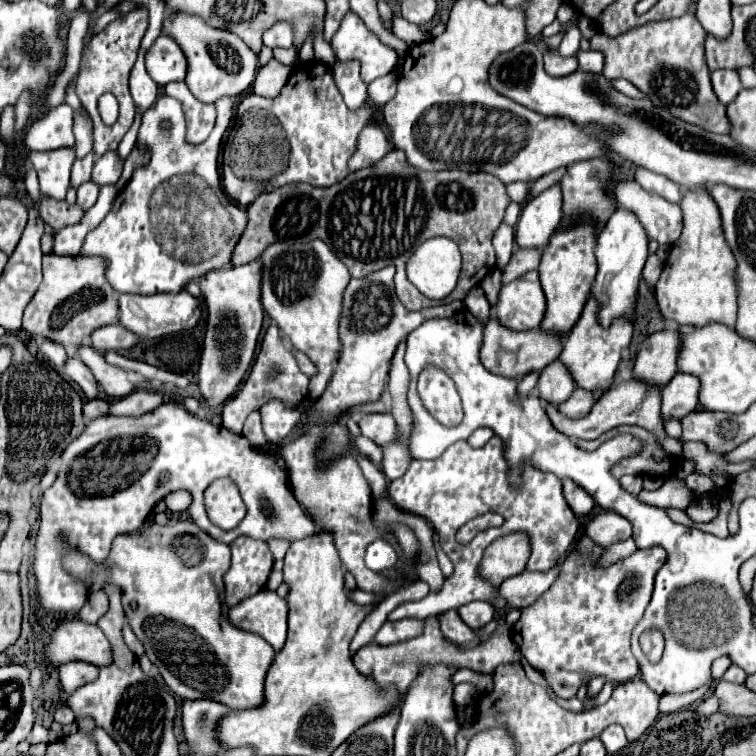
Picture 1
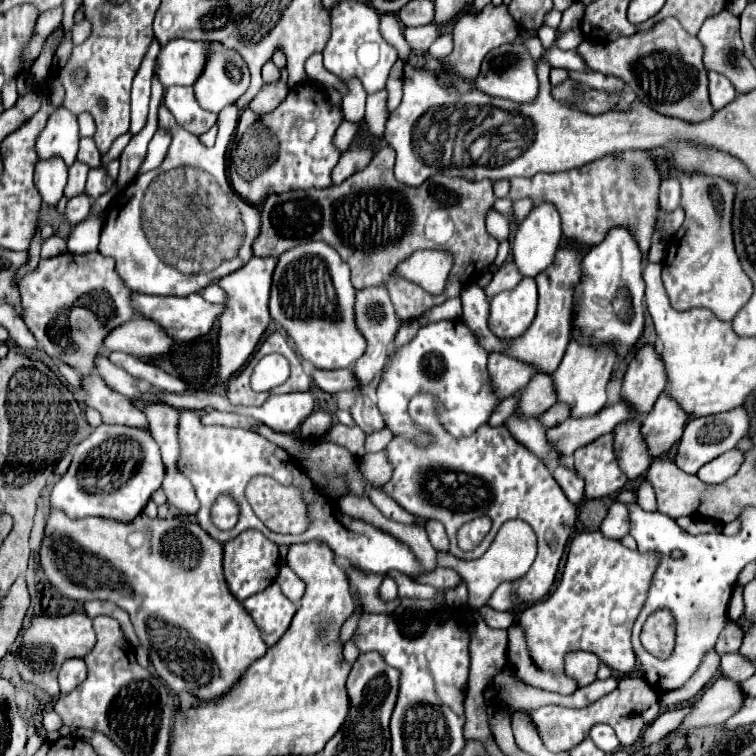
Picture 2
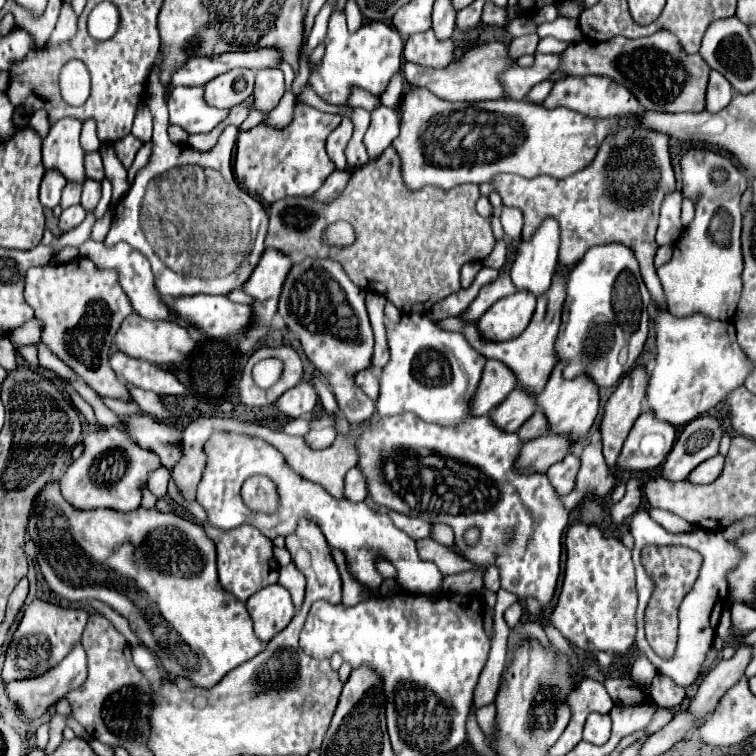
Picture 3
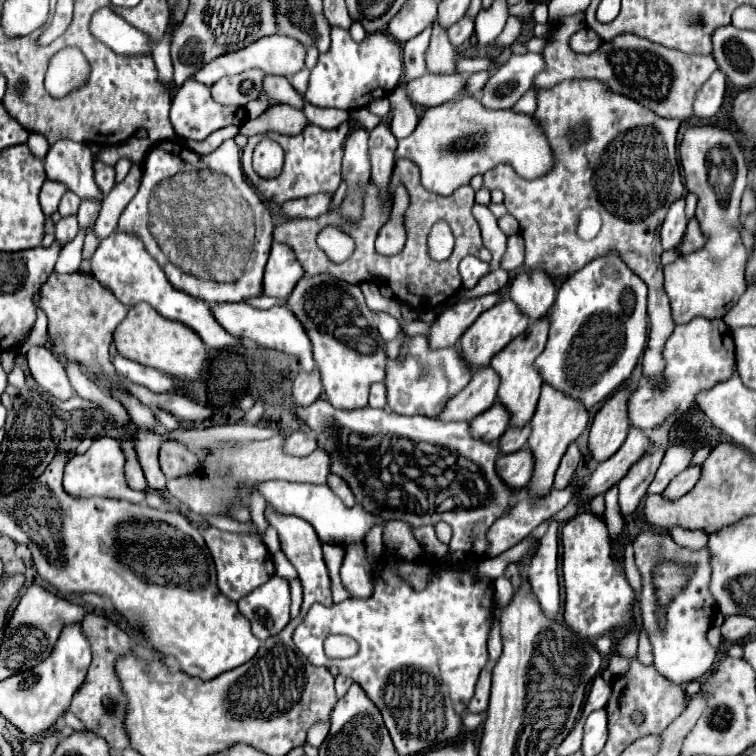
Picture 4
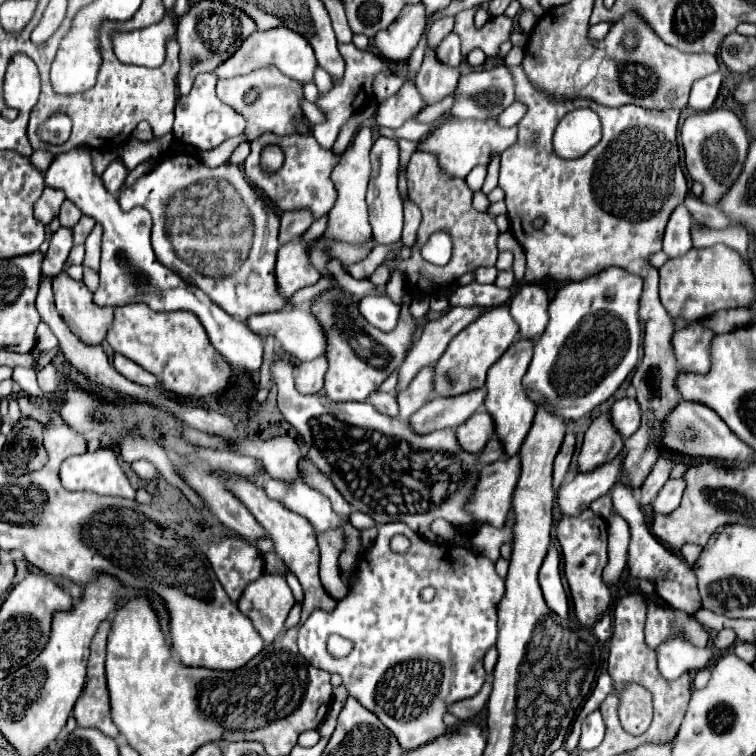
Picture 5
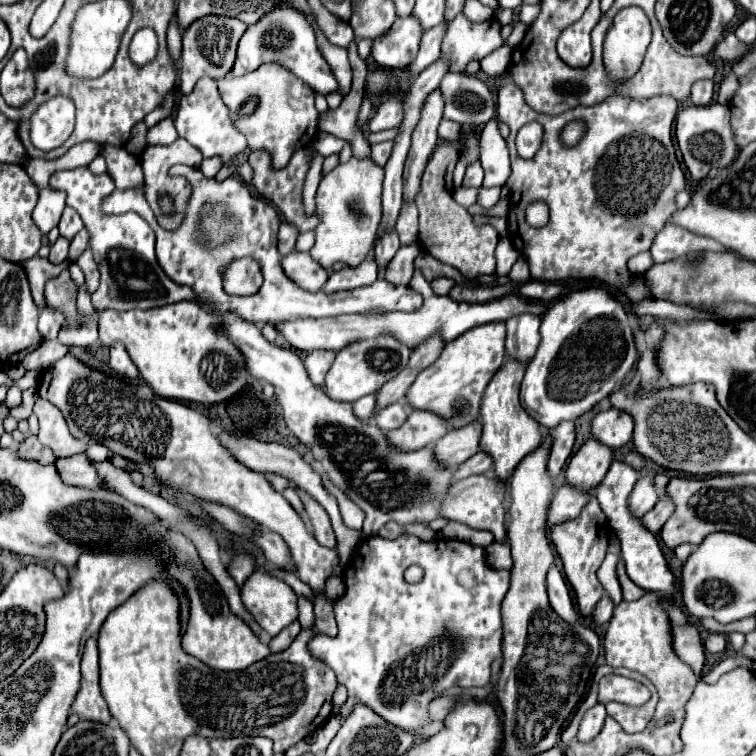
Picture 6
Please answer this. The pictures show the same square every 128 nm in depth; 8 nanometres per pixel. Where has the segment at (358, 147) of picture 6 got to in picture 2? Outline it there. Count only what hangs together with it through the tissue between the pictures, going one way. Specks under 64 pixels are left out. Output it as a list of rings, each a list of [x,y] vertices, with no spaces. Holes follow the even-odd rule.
[[[266,62],[264,68],[262,68],[262,78],[264,78],[264,84],[274,84],[280,80],[280,70],[274,66],[274,62]]]

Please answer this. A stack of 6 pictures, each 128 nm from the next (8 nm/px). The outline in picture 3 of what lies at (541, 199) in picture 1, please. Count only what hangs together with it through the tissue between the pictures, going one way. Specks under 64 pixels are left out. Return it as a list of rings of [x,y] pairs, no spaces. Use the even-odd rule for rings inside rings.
[[[546,218],[530,240],[522,240],[510,272],[516,290],[526,290],[538,298],[550,288],[558,264],[558,244],[560,230],[554,218]]]

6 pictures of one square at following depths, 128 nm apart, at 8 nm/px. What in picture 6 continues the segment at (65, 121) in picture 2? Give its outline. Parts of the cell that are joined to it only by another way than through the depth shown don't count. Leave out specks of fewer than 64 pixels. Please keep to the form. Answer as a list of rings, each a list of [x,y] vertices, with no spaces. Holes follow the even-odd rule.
[[[90,168],[58,170],[50,178],[50,186],[68,194],[66,204],[80,214],[84,228],[88,230],[88,244],[96,264],[100,266],[100,286],[92,294],[92,304],[96,310],[146,310],[180,300],[198,300],[188,286],[180,286],[164,274],[154,256],[154,232],[140,214],[126,212],[120,216],[106,216],[100,210],[104,196],[114,190],[112,178],[108,174],[92,174]],[[232,312],[224,314],[224,328],[244,354],[248,372],[278,388],[278,402],[284,410],[286,426],[312,450],[314,458],[322,462],[330,480],[364,510],[364,536],[376,536],[376,532],[392,520],[412,524],[438,518],[438,504],[450,486],[452,470],[438,468],[436,460],[432,460],[430,446],[418,452],[394,450],[376,424],[362,424],[352,414],[350,404],[334,402],[322,388],[316,388],[312,380],[308,380],[304,362],[296,352],[268,342],[256,324]]]

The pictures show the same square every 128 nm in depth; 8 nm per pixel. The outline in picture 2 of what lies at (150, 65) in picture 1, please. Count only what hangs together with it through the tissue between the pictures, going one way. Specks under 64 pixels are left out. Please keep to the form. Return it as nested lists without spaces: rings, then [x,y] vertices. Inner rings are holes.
[[[170,40],[158,54],[156,70],[158,78],[164,88],[168,86],[192,86],[194,80],[200,78],[200,72],[204,70],[204,64],[208,62],[208,46],[204,42],[192,42],[192,40]]]

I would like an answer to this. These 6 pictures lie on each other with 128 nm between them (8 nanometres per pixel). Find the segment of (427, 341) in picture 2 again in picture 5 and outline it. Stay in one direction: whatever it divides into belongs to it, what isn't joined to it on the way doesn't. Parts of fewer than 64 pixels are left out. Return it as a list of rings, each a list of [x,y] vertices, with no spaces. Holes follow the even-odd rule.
[[[366,296],[358,308],[372,326],[384,332],[390,332],[396,326],[396,314],[400,312],[400,308],[388,296]],[[432,366],[420,370],[416,380],[410,382],[410,386],[398,394],[400,404],[400,420],[408,420],[420,406],[428,402],[432,396]]]

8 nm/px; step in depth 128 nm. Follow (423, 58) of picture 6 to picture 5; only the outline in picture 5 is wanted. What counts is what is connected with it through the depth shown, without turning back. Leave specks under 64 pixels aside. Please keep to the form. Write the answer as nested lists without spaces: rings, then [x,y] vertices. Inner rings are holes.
[[[444,16],[444,18],[438,18],[436,22],[430,24],[428,28],[428,42],[426,42],[426,48],[436,48],[444,36],[448,36],[454,28],[454,18],[452,16]]]

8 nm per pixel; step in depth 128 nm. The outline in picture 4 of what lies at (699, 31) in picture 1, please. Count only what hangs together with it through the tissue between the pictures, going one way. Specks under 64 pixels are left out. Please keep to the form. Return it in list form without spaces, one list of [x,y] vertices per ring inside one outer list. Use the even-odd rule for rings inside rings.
[[[585,11],[566,16],[558,24],[560,32],[556,32],[556,40],[546,40],[542,50],[546,68],[534,80],[534,86],[538,88],[552,88],[562,80],[592,78],[600,80],[604,86],[608,86],[608,90],[640,102],[658,116],[686,120],[692,116],[696,90],[712,76],[714,70],[718,70],[718,64],[712,56],[692,56],[632,34],[620,34],[610,42],[604,42],[592,54],[578,54],[570,48],[568,42],[574,34],[574,28],[584,28],[586,25]]]

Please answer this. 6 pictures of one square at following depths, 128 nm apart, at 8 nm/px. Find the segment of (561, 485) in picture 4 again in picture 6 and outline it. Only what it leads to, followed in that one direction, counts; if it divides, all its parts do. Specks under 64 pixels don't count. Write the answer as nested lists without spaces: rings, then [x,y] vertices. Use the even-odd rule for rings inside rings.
[[[560,422],[556,428],[548,430],[548,436],[552,438],[552,446],[550,446],[546,470],[550,476],[558,476],[562,472],[562,468],[566,466],[566,460],[572,454],[574,424],[572,422]]]

